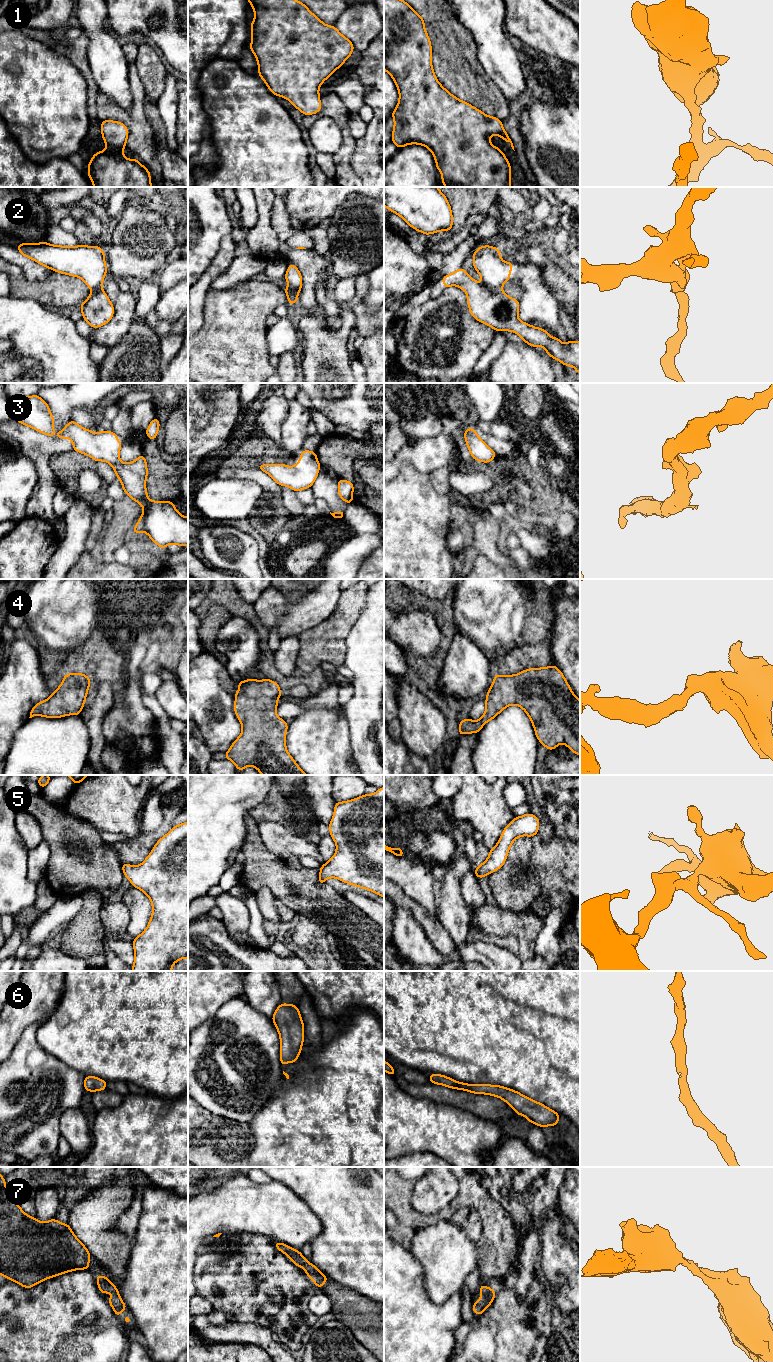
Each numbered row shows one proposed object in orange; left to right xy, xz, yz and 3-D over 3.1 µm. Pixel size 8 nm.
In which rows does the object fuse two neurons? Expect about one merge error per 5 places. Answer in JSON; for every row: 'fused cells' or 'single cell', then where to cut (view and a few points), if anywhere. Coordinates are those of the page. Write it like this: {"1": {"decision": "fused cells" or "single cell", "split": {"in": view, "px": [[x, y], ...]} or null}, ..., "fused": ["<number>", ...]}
{"1": {"decision": "single cell", "split": null}, "2": {"decision": "fused cells", "split": {"in": "yz", "px": [[482, 284], [489, 288], [500, 289]]}}, "3": {"decision": "single cell", "split": null}, "4": {"decision": "single cell", "split": null}, "5": {"decision": "single cell", "split": null}, "6": {"decision": "single cell", "split": null}, "7": {"decision": "single cell", "split": null}, "fused": ["2"]}

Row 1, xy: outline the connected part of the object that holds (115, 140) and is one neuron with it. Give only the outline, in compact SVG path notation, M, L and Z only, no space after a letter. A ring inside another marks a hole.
M103 120L100 126L106 149L94 153L88 163L88 176L94 187L152 187L151 174L137 159L126 159L123 150L128 139L125 124Z

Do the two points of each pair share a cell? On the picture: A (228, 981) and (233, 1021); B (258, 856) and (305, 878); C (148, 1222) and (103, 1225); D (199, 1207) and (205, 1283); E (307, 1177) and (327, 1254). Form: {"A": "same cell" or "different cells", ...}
{"A": "different cells", "B": "same cell", "C": "different cells", "D": "different cells", "E": "same cell"}

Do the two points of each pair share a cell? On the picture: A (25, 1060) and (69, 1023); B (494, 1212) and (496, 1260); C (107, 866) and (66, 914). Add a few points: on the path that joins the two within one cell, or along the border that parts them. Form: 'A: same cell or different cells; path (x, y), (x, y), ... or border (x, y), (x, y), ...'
A: different cells; border (41, 1024), (36, 1032), (36, 1042), (61, 1060)
B: same cell; path (496, 1224), (496, 1248)
C: different cells; border (79, 894), (63, 894), (59, 896)

